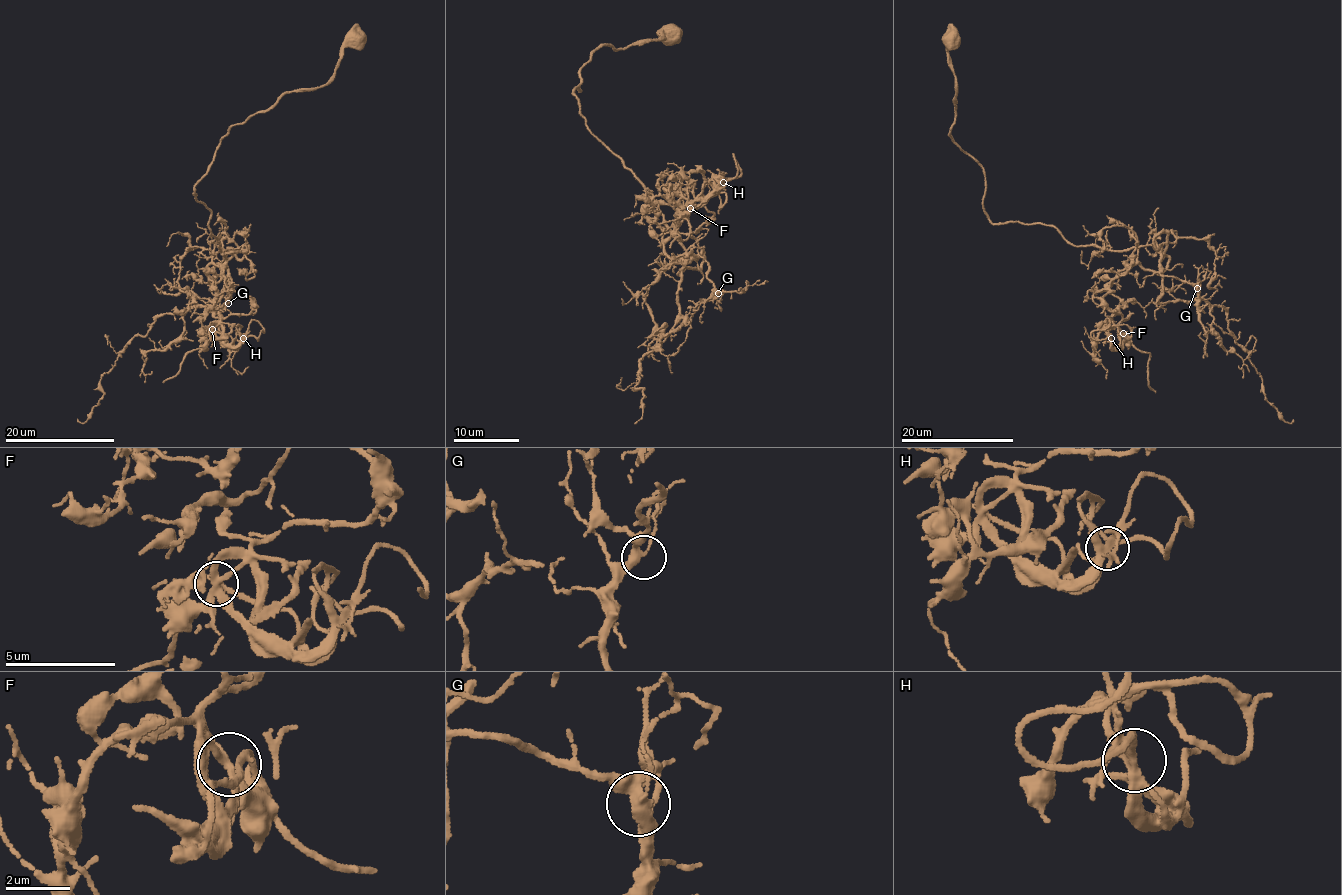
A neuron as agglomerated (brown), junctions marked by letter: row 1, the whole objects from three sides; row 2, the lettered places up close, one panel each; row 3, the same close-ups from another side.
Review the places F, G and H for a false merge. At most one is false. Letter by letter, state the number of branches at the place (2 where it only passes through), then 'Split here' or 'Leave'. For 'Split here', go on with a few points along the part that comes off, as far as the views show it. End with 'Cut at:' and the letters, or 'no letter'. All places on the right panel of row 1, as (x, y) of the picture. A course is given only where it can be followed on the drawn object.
F: Branches: 6. Split here. Course of the part to remove: (1123, 333), (1126, 331), (1135, 348), (1149, 354), (1147, 379), (1155, 392)
G: Branches: 4. Leave
H: Branches: 6. Leave
Cut at: F

